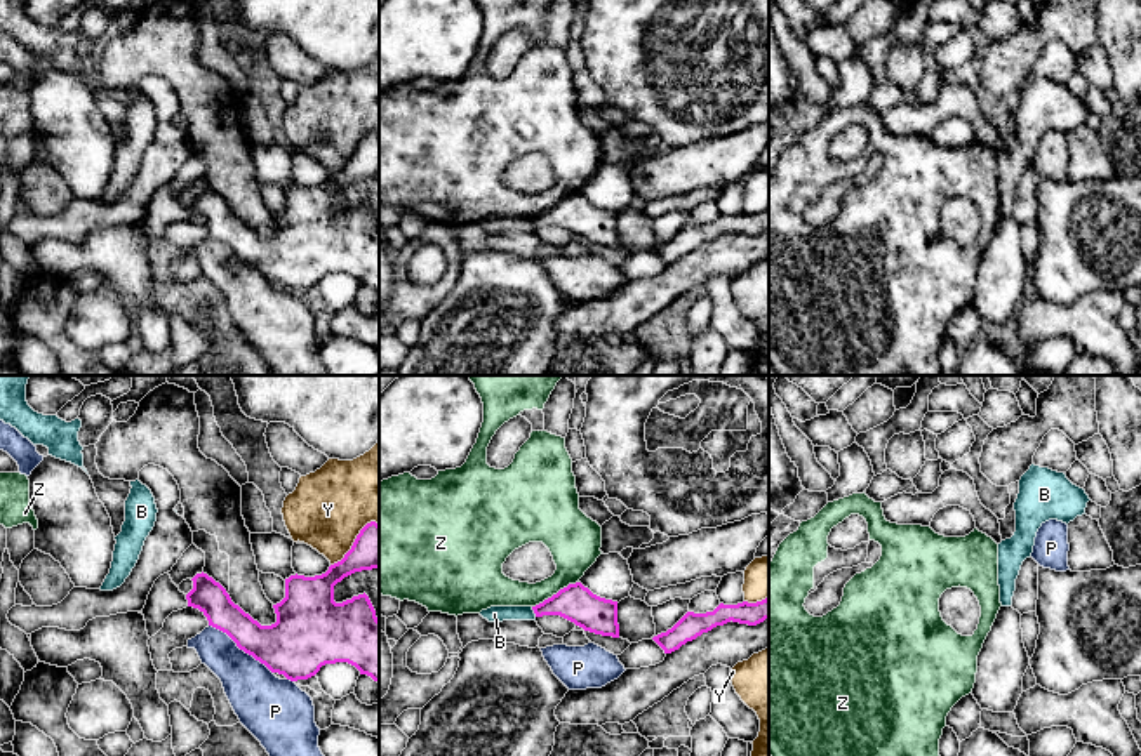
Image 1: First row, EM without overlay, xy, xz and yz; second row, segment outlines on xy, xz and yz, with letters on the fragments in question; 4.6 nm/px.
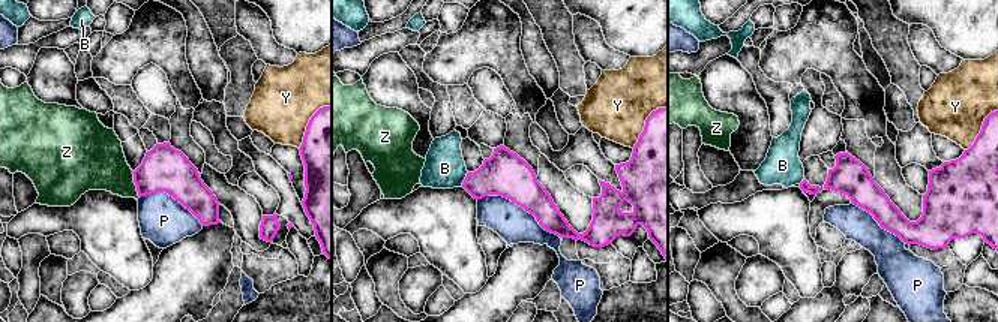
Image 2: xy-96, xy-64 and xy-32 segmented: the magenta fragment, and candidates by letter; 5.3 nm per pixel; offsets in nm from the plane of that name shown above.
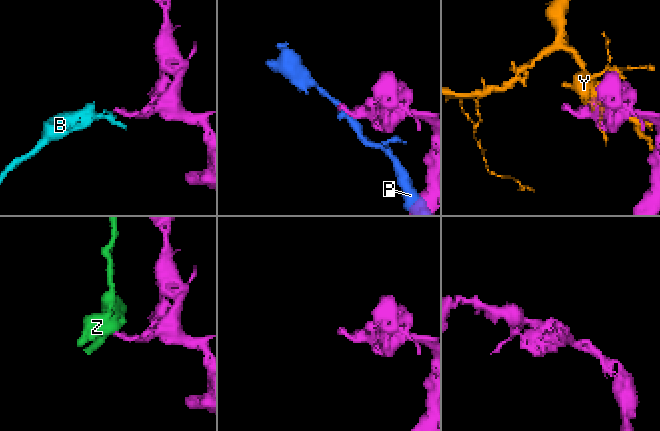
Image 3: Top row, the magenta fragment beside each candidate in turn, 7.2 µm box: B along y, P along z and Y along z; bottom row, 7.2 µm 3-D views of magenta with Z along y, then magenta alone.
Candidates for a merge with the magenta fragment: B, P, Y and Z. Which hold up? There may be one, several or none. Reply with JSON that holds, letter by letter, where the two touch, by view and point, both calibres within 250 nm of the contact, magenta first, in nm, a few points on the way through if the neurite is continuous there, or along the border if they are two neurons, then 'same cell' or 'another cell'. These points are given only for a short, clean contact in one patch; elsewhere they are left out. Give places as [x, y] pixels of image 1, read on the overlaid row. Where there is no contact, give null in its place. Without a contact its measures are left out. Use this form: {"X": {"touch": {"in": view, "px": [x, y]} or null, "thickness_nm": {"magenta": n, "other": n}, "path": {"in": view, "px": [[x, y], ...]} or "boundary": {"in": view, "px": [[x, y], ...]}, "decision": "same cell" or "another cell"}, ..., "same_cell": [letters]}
{"B": {"touch": {"in": "xz", "px": [534, 612]}, "thickness_nm": {"magenta": 170, "other": 80}, "boundary": {"in": "xz", "px": [[531, 607], [536, 616]]}, "decision": "another cell"}, "P": {"touch": {"in": "xy", "px": [240, 649]}, "thickness_nm": {"magenta": 280, "other": 260}, "decision": "another cell"}, "Y": {"touch": {"in": "xy", "px": [355, 541]}, "thickness_nm": {"magenta": 200, "other": 360}, "decision": "another cell"}, "Z": {"touch": {"in": "xz", "px": [557, 593]}, "thickness_nm": {"magenta": 170, "other": 240}, "boundary": {"in": "xz", "px": [[578, 581], [560, 588], [533, 607]]}, "decision": "another cell"}, "same_cell": []}

